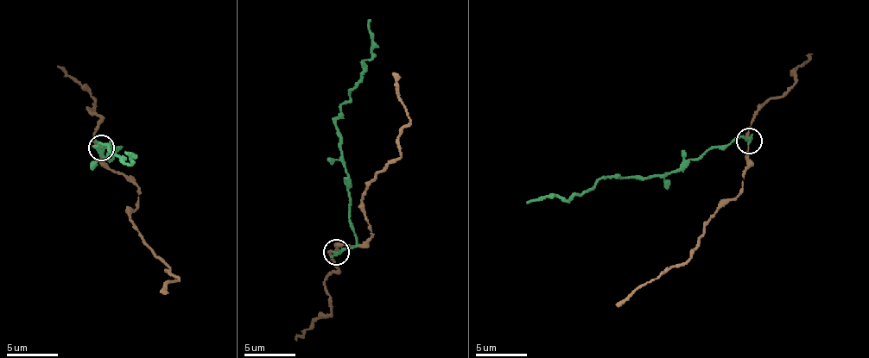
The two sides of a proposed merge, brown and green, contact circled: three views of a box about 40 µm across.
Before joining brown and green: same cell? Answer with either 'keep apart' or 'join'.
keep apart

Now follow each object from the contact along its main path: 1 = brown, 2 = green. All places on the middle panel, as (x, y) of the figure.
1: (337, 251), (371, 236), (361, 197), (375, 173), (399, 155), (399, 135), (409, 119), (392, 72)
2: (337, 251), (350, 248), (355, 235), (335, 117), (372, 58), (372, 34), (367, 21)

